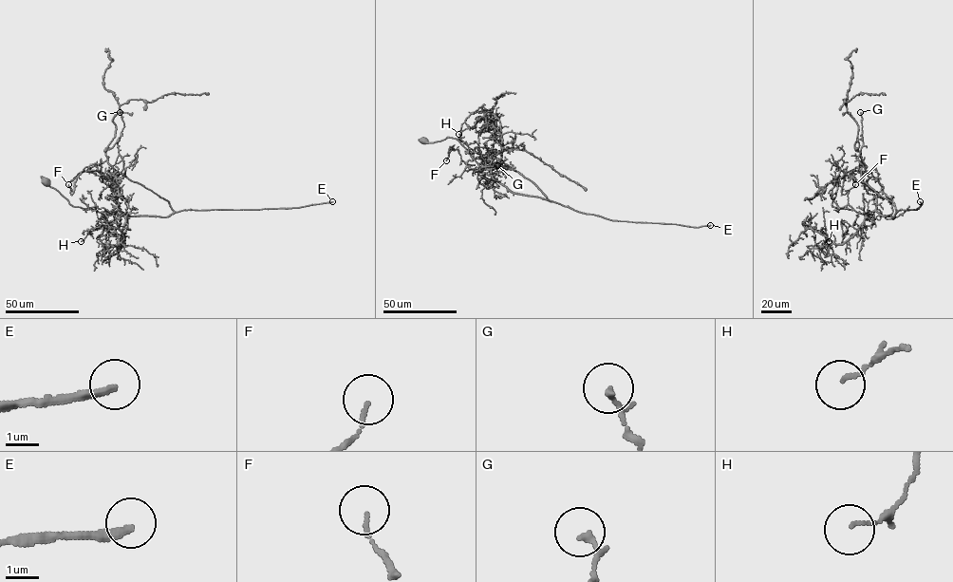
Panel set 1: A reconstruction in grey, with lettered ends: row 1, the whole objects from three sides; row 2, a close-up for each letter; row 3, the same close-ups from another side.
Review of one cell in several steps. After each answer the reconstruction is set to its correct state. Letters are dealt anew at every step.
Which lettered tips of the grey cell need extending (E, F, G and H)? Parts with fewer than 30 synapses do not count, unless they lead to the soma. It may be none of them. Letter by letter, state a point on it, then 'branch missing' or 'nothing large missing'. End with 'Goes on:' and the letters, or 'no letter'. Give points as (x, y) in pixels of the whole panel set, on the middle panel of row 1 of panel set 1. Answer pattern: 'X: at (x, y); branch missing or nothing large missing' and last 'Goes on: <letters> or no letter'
E: at (710, 225); branch missing
F: at (446, 160); nothing large missing
G: at (497, 165); nothing large missing
H: at (458, 134); nothing large missing
Goes on: E

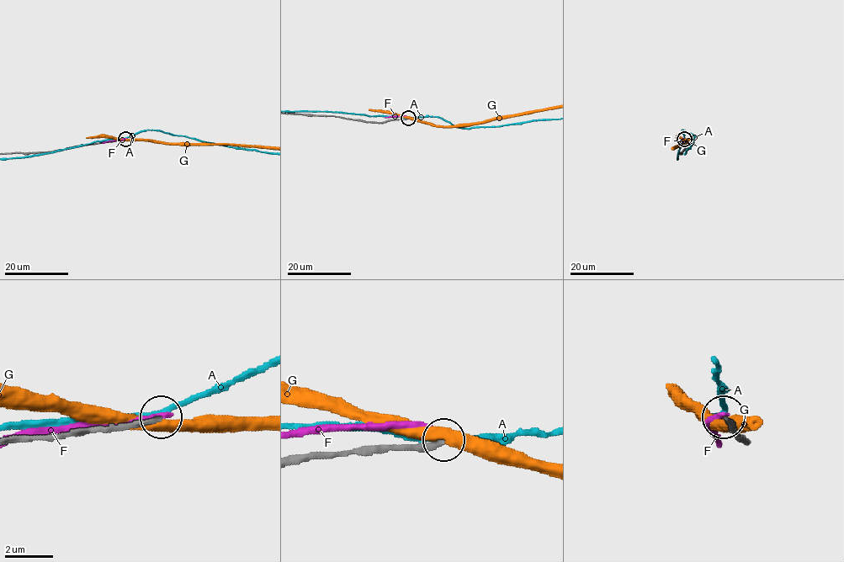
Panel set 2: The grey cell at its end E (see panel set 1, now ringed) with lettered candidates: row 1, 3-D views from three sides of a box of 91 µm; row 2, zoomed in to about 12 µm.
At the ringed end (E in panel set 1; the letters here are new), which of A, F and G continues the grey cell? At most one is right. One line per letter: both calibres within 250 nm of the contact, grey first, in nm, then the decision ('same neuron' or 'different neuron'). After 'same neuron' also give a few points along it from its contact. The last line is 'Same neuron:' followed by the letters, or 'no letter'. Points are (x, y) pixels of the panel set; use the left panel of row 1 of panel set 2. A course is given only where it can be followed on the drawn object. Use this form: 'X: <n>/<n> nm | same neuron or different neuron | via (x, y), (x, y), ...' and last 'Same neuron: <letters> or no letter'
A: 280/240 nm | different neuron
F: 240/320 nm | different neuron
G: 280/480 nm | different neuron
Same neuron: no letter

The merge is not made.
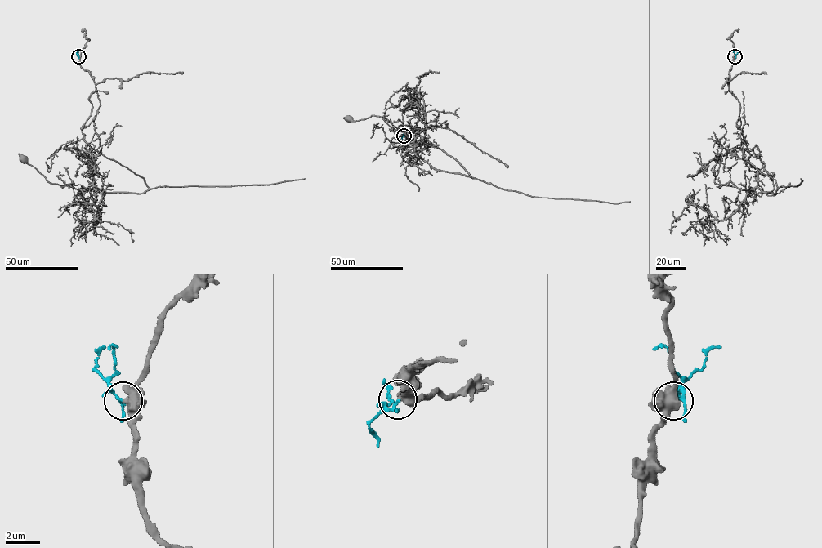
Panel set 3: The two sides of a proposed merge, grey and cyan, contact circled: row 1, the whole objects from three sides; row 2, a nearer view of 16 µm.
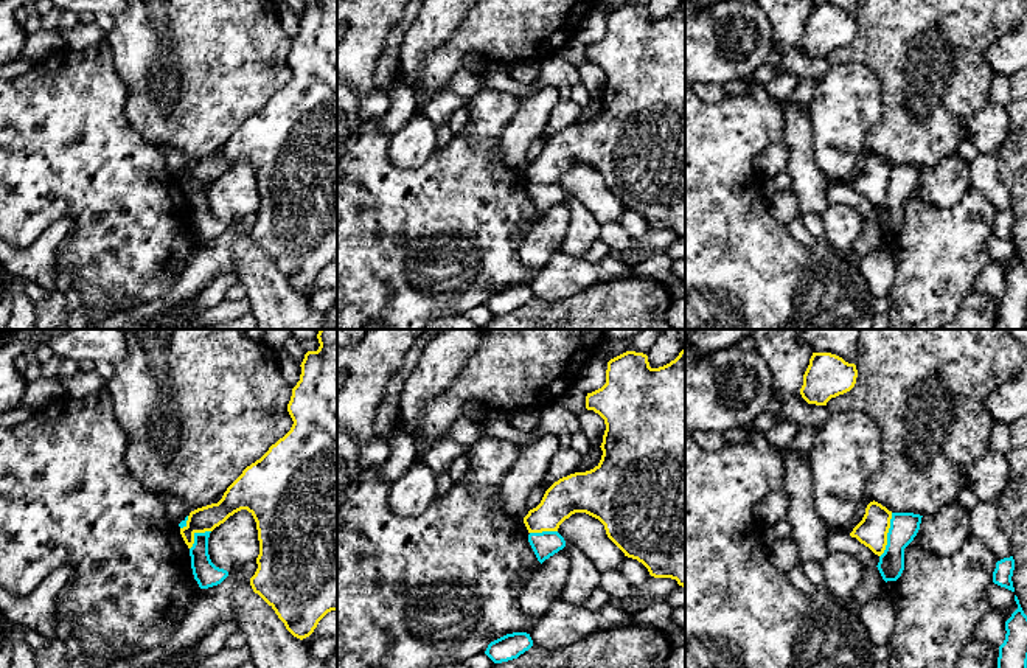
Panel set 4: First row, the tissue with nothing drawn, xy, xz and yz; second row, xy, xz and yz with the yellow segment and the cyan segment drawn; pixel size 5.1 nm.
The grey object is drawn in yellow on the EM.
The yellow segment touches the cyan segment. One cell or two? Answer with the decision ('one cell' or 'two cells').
two cells

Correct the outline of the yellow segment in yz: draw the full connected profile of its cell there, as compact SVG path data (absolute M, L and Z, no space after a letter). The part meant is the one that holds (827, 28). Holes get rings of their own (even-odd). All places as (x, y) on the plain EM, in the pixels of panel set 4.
M813 5L800 40L808 56L827 57L831 50L850 43L858 30L855 16L831 5Z

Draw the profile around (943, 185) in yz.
M956 152L937 166L923 168L915 190L924 204L946 208L957 204L970 188L970 163Z

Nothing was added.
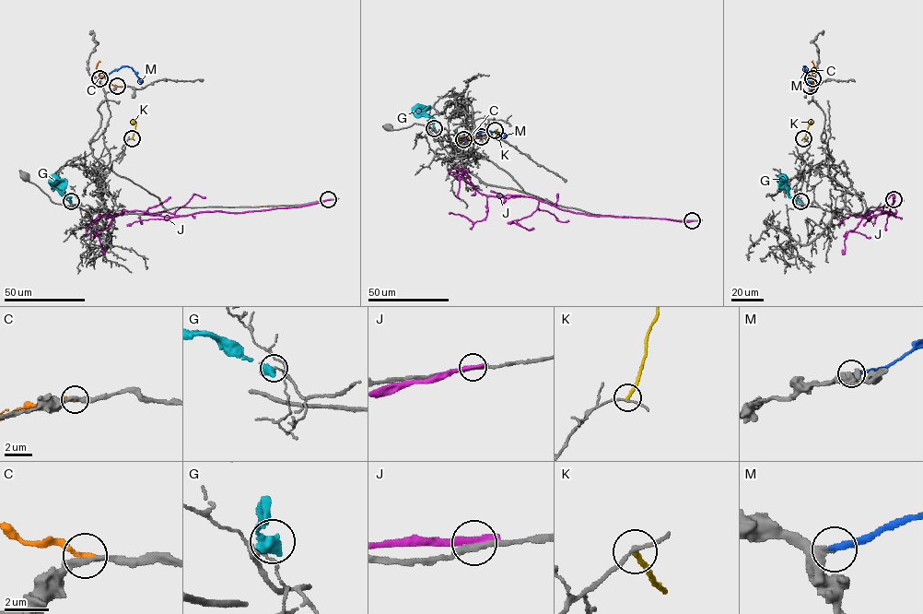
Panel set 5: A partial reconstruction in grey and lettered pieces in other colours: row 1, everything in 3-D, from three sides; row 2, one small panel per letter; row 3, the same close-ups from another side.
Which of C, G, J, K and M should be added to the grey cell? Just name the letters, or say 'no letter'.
M

